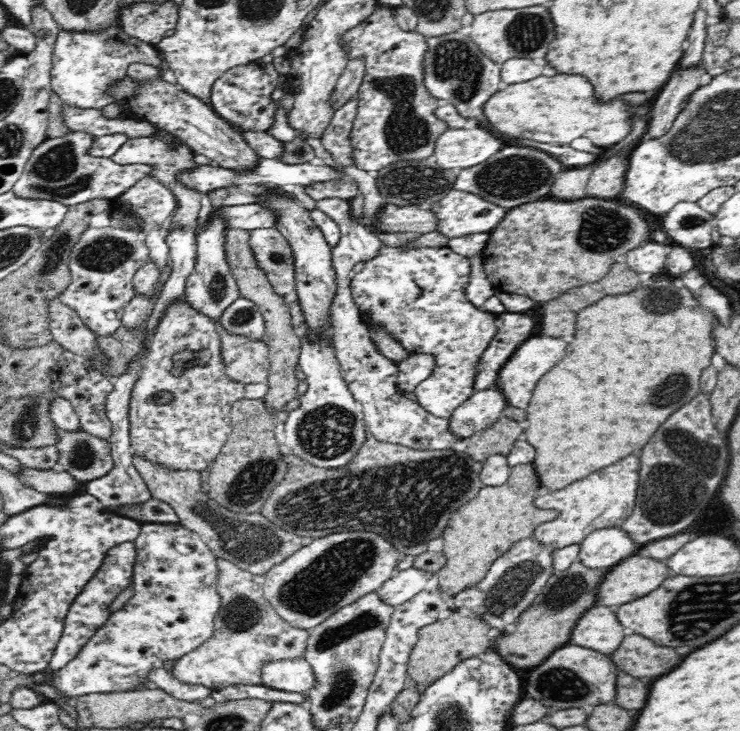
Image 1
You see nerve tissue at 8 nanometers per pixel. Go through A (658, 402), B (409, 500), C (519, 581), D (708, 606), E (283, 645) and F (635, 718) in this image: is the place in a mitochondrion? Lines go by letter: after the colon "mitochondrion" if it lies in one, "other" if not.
A: mitochondrion
B: mitochondrion
C: mitochondrion
D: mitochondrion
E: other
F: other

